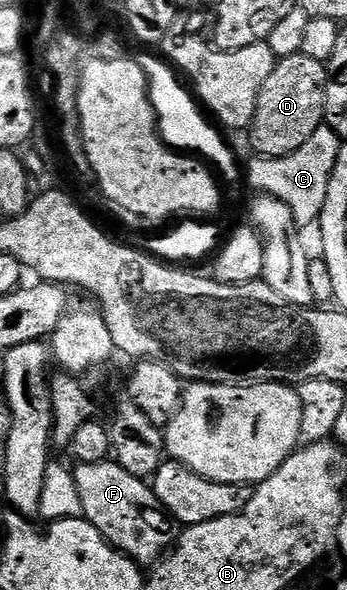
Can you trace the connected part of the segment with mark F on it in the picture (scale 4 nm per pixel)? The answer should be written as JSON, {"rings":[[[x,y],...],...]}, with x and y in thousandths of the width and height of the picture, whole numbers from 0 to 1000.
{"rings":[[[326,780],[277,786],[225,786],[210,792],[219,834],[231,834],[236,876],[294,903],[294,910],[331,925],[401,961],[447,958],[504,924],[504,886],[455,856],[441,829],[412,812],[357,800]]]}

